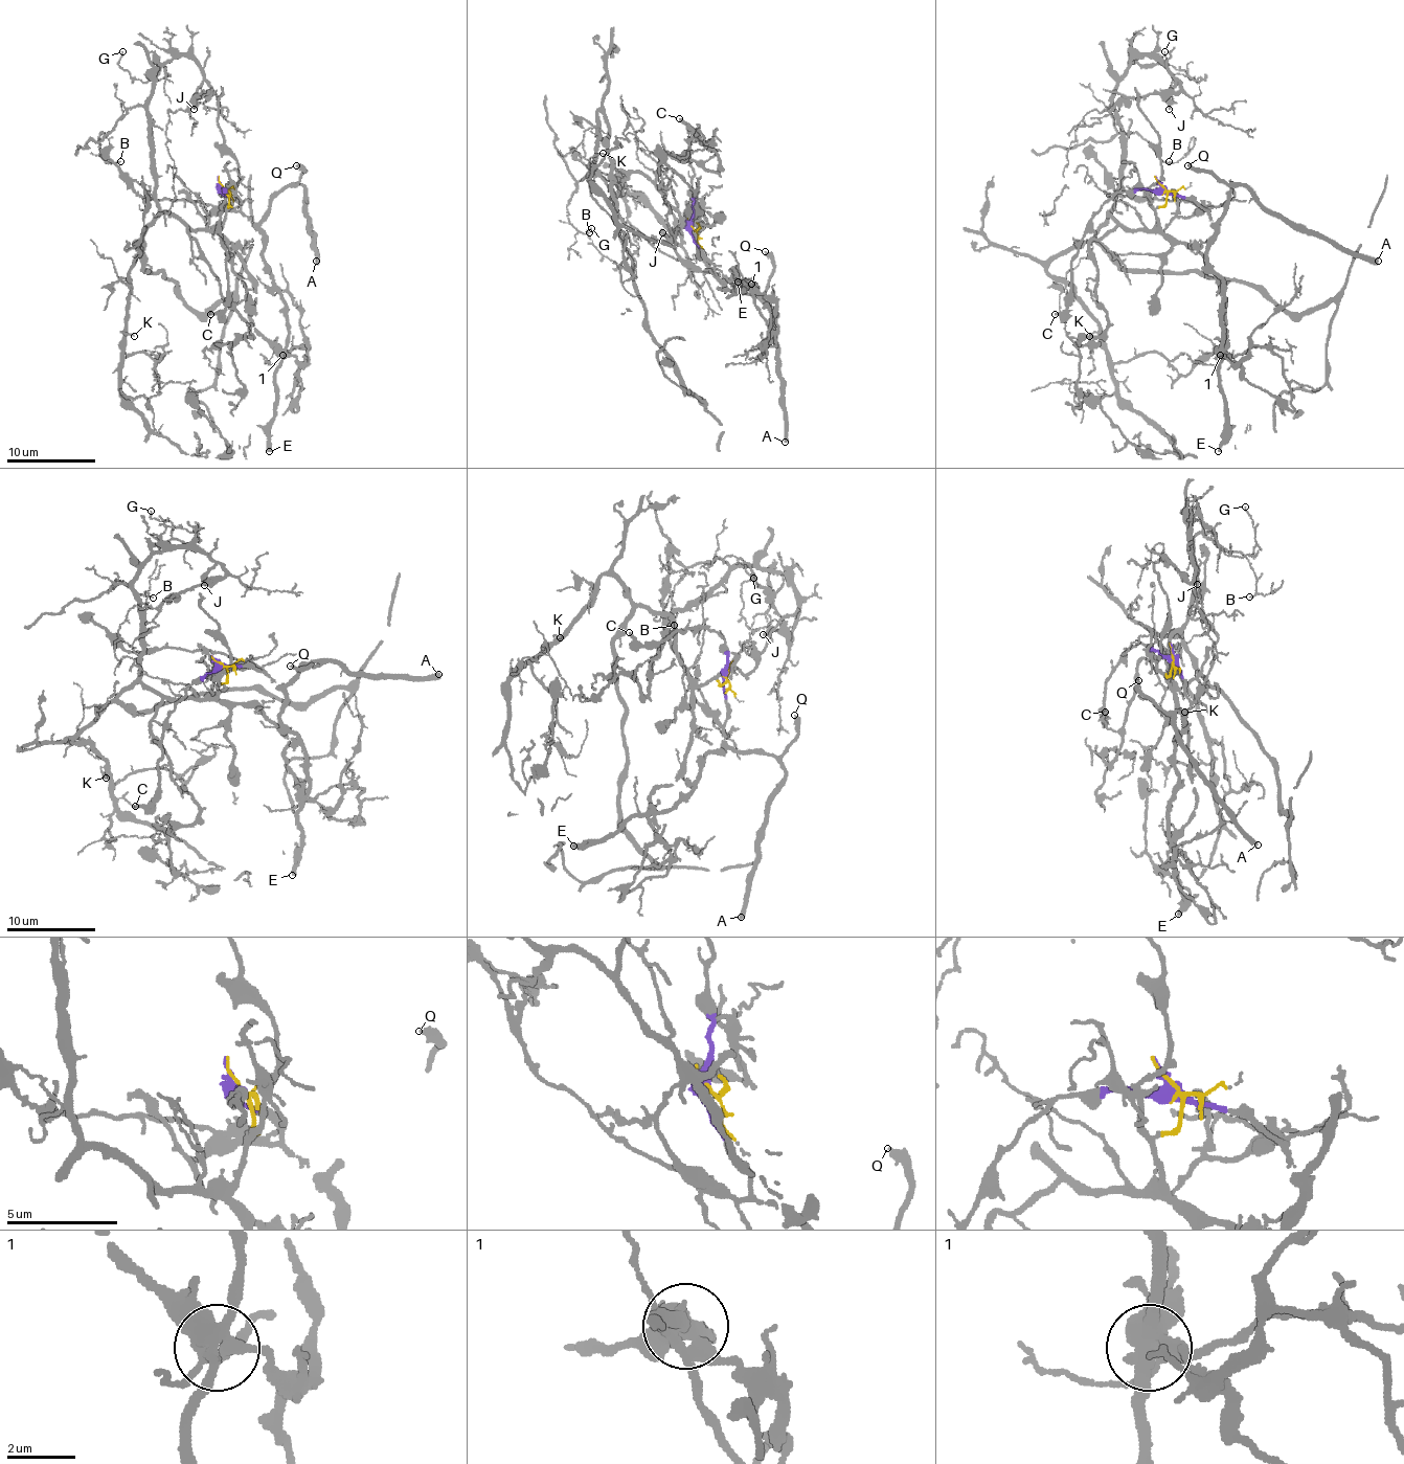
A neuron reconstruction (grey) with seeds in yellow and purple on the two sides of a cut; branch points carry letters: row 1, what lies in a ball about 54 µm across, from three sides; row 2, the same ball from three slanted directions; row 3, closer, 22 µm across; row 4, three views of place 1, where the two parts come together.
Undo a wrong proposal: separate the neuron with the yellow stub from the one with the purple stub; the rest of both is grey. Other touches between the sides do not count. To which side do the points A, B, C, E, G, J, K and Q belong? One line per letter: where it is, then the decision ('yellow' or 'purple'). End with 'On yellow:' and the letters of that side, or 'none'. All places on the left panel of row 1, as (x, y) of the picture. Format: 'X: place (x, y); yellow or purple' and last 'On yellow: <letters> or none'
A: place (316, 261); purple
B: place (120, 161); yellow
C: place (210, 314); purple
E: place (269, 451); purple
G: place (122, 51); yellow
J: place (194, 109); yellow
K: place (134, 336); yellow
Q: place (296, 165); purple
On yellow: B, G, J, K

